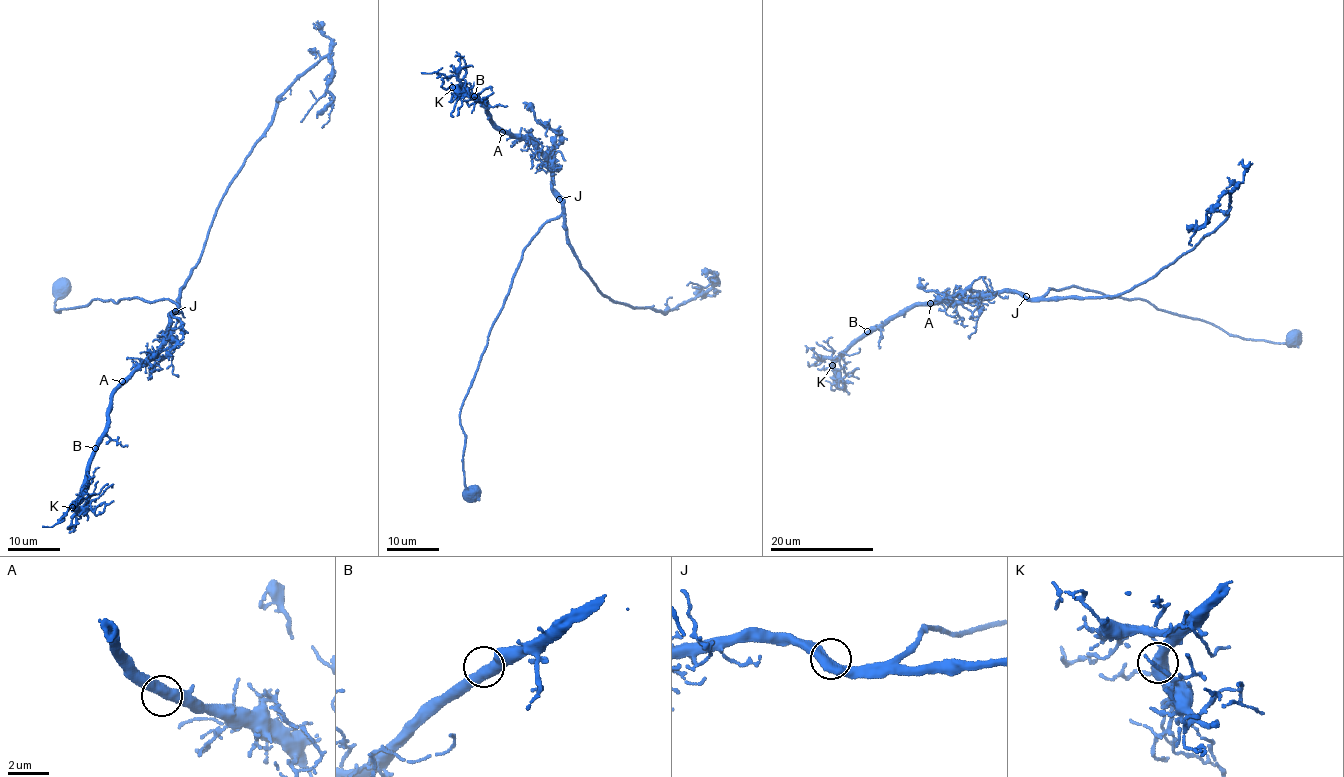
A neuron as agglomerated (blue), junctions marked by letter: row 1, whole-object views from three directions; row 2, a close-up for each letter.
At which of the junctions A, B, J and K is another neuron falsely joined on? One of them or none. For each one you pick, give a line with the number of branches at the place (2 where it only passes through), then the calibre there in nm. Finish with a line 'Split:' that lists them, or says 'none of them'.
Split: none of them

